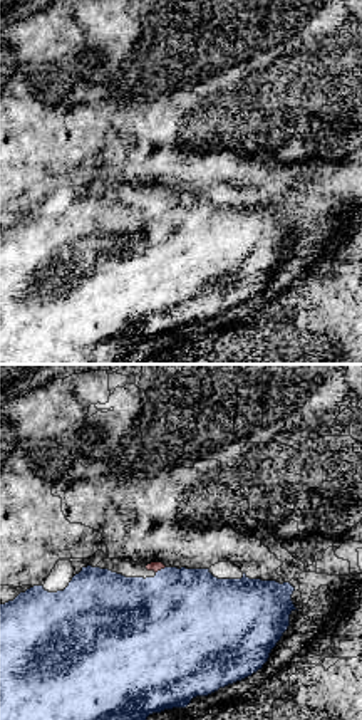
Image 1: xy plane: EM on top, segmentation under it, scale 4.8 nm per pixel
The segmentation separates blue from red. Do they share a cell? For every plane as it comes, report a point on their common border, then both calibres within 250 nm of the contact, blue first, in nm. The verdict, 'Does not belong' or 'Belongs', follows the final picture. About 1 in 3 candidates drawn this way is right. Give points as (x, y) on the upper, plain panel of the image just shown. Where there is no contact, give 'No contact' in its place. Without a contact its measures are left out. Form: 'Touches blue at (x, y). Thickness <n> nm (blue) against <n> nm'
Touches blue at (161, 193). Thickness 480 nm (blue) against 50 nm

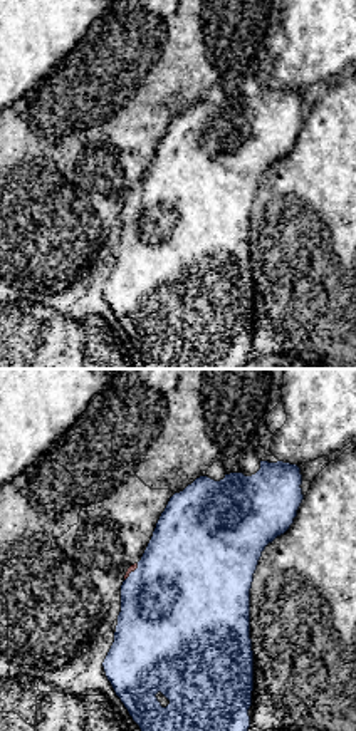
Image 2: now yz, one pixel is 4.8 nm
Touches blue at (131, 197). Thickness 500 nm (blue) against 30 nm

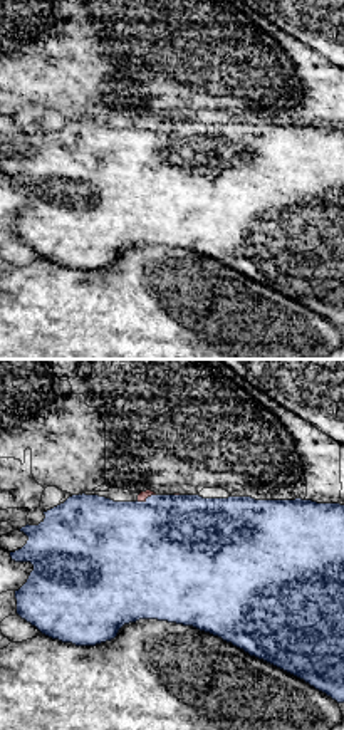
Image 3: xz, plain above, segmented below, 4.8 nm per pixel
Touches blue at (146, 123). Thickness 480 nm (blue) against 50 nm

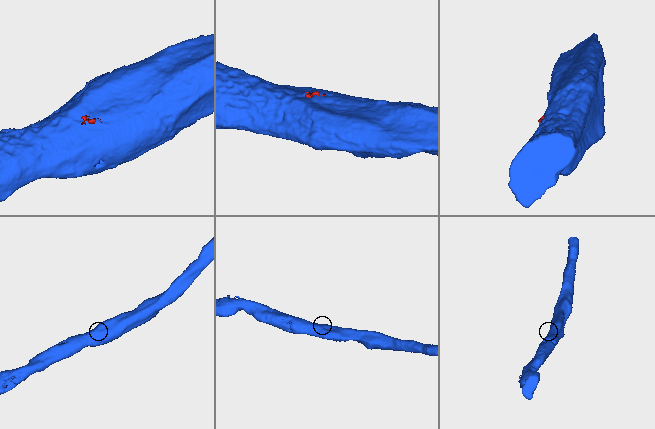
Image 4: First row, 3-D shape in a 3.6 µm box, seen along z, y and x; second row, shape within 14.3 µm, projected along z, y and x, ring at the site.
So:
Belongs

